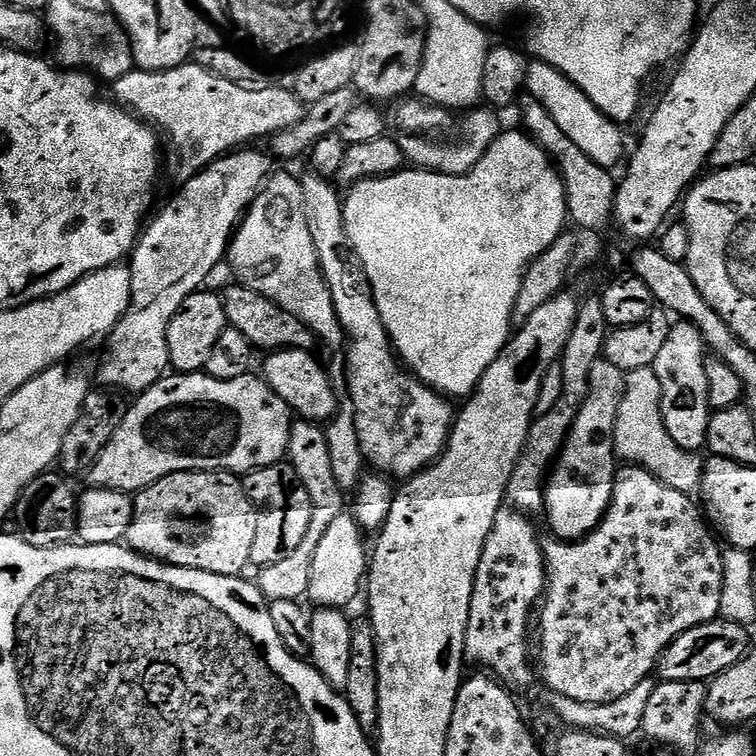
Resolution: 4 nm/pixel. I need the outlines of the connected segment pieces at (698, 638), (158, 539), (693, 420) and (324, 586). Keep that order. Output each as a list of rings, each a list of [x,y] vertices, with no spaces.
[[[723,618],[694,626],[694,630],[686,630],[686,634],[679,636],[660,656],[659,679],[711,682],[718,674],[730,670],[730,666],[734,666],[734,662],[738,662],[753,647],[754,640],[748,631],[745,625]]]
[[[172,472],[166,478],[154,482],[148,488],[135,493],[134,496],[134,514],[128,527],[126,537],[127,547],[133,552],[138,552],[142,556],[159,560],[165,564],[173,564],[175,568],[193,568],[203,572],[213,572],[223,576],[240,576],[244,567],[252,564],[250,550],[254,550],[254,534],[258,534],[258,518],[256,517],[256,508],[252,500],[245,492],[243,483],[231,472]]]
[[[687,322],[673,323],[670,338],[662,346],[654,367],[660,382],[660,413],[668,433],[674,438],[674,442],[678,442],[680,448],[699,453],[708,443],[710,418],[714,411],[710,406],[710,382],[706,378],[706,345],[700,331]]]
[[[342,513],[333,521],[324,534],[324,538],[313,558],[311,582],[308,590],[309,599],[313,599],[319,607],[339,608],[349,607],[354,598],[361,595],[362,587],[370,566],[368,546],[364,544],[363,529],[351,513]]]

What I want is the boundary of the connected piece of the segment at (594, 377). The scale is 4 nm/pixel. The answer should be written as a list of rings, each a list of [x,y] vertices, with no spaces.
[[[603,358],[594,362],[594,370],[590,370],[588,397],[584,399],[578,418],[568,432],[564,449],[556,457],[544,489],[544,508],[548,512],[553,537],[569,542],[584,539],[599,526],[612,505],[618,471],[618,410],[622,406],[627,385],[626,373],[618,370],[614,362]]]

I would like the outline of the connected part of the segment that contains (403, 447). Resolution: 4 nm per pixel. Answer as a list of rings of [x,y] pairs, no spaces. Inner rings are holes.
[[[310,174],[310,176],[306,178],[303,177],[303,179],[300,180],[300,185],[302,186],[302,194],[304,195],[304,205],[306,206],[306,226],[310,226],[310,238],[314,238],[314,246],[316,247],[318,258],[320,259],[320,271],[323,272],[324,280],[328,283],[328,289],[332,295],[332,301],[334,302],[336,317],[340,319],[340,326],[343,328],[344,335],[348,339],[346,344],[346,349],[348,348],[348,392],[352,395],[352,405],[350,405],[350,408],[354,413],[358,438],[360,439],[360,448],[364,451],[367,463],[371,465],[371,467],[373,464],[373,466],[376,467],[373,469],[375,469],[377,473],[383,474],[389,478],[397,478],[396,476],[411,478],[415,476],[417,472],[423,472],[428,465],[434,464],[438,457],[444,453],[444,447],[448,445],[448,435],[452,433],[452,426],[454,423],[454,407],[452,408],[453,401],[449,399],[449,397],[437,392],[435,388],[429,388],[428,385],[422,383],[421,380],[416,379],[411,372],[402,367],[401,361],[398,359],[388,339],[388,331],[385,330],[382,318],[378,314],[376,300],[372,297],[372,284],[368,281],[368,275],[364,269],[364,263],[361,262],[360,256],[355,248],[353,248],[350,238],[348,237],[346,222],[344,221],[342,196],[341,193],[336,193],[336,188],[334,186],[336,184],[333,183],[331,179],[324,176]]]

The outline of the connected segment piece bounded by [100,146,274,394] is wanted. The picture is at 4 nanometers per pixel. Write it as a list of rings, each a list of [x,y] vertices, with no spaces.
[[[248,146],[243,150],[233,150],[220,156],[213,164],[209,164],[195,176],[183,181],[179,185],[180,193],[157,214],[156,220],[147,221],[130,257],[132,274],[130,306],[124,317],[112,327],[106,340],[108,349],[100,360],[100,380],[104,383],[101,385],[124,394],[129,394],[128,392],[139,394],[151,384],[157,384],[169,371],[168,327],[174,314],[178,314],[182,302],[186,302],[190,294],[201,291],[207,285],[204,283],[207,282],[208,275],[219,266],[223,256],[225,259],[229,255],[233,235],[242,217],[251,208],[256,197],[264,191],[273,175],[273,157],[267,151],[255,152],[252,148],[255,147]]]

